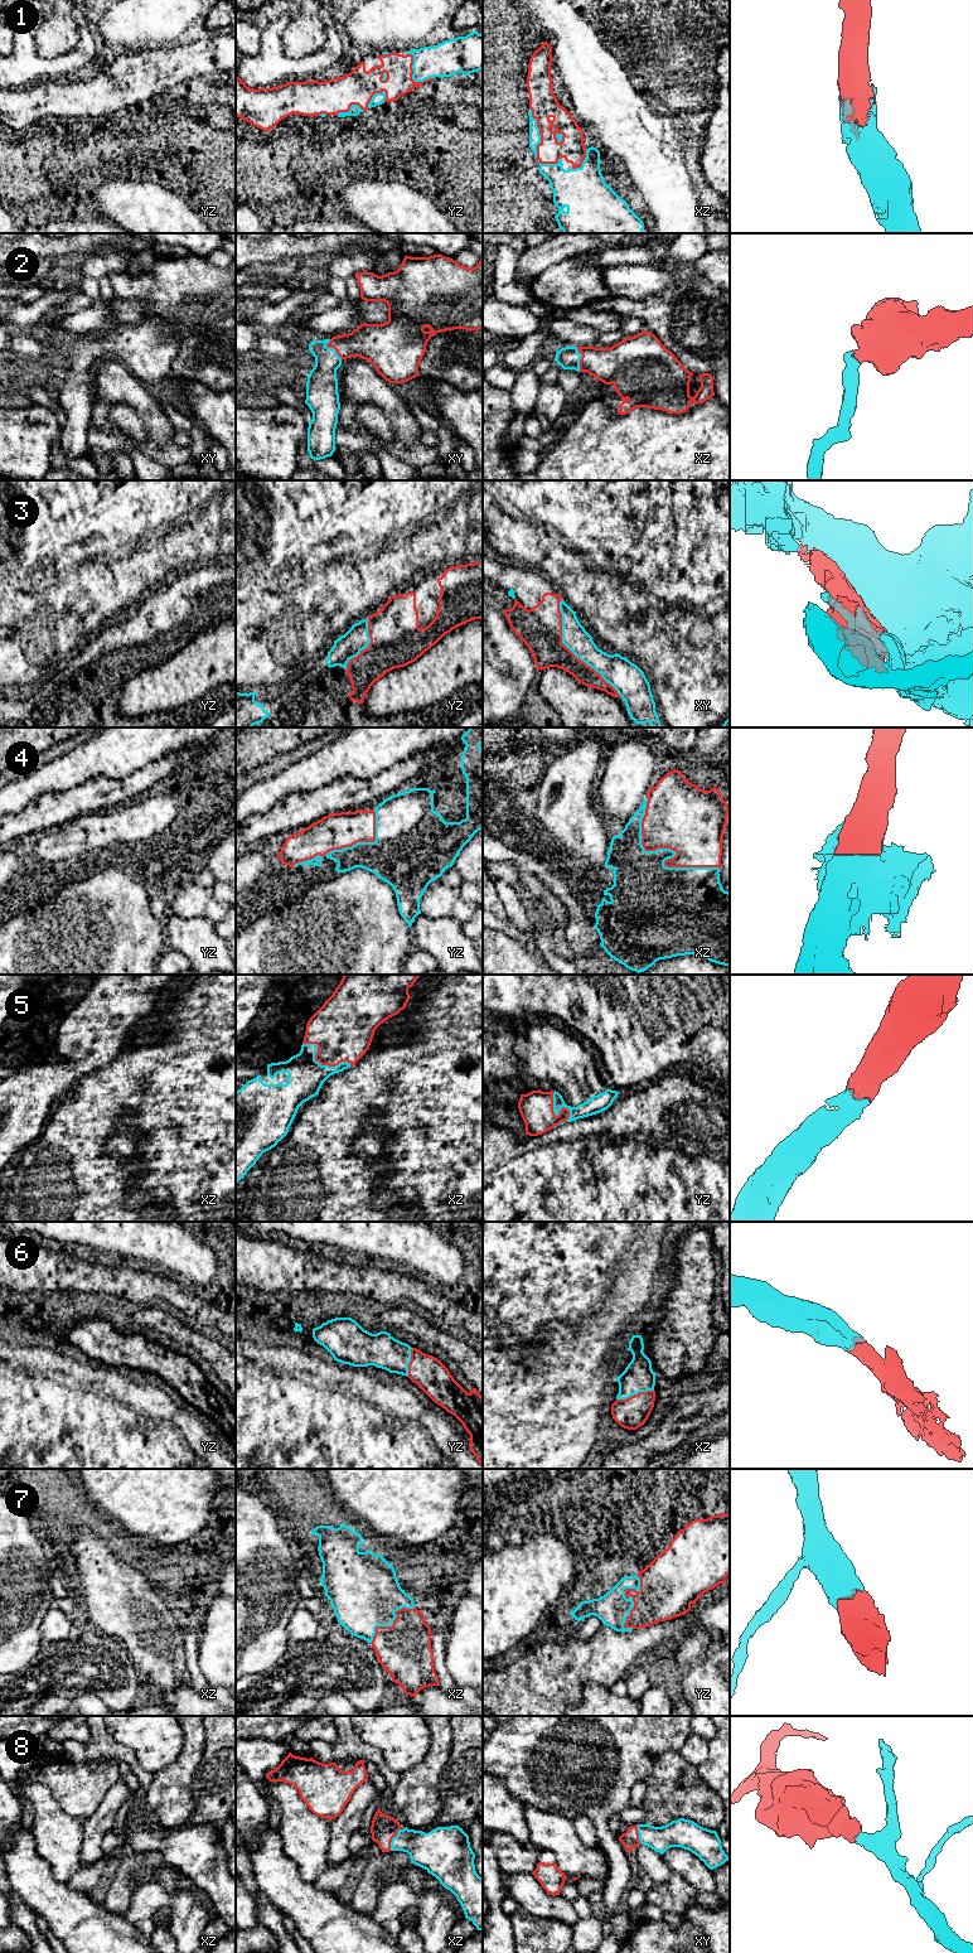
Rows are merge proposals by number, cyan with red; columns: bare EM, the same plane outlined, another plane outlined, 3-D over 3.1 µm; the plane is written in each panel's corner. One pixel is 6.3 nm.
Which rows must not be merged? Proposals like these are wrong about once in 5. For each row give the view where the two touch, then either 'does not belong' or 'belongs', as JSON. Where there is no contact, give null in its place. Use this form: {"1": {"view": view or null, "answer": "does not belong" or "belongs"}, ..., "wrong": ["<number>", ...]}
{"1": {"view": "xz", "answer": "belongs"}, "2": {"view": "xy", "answer": "belongs"}, "3": {"view": "xy", "answer": "belongs"}, "4": {"view": "xz", "answer": "belongs"}, "5": {"view": "xz", "answer": "belongs"}, "6": {"view": "xz", "answer": "belongs"}, "7": {"view": "yz", "answer": "belongs"}, "8": {"view": "xz", "answer": "belongs"}, "wrong": []}

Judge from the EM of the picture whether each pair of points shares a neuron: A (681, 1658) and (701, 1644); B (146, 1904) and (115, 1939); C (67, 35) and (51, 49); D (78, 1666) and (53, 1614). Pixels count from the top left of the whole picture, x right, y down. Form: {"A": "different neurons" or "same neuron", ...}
{"A": "same neuron", "B": "different neurons", "C": "same neuron", "D": "different neurons"}

